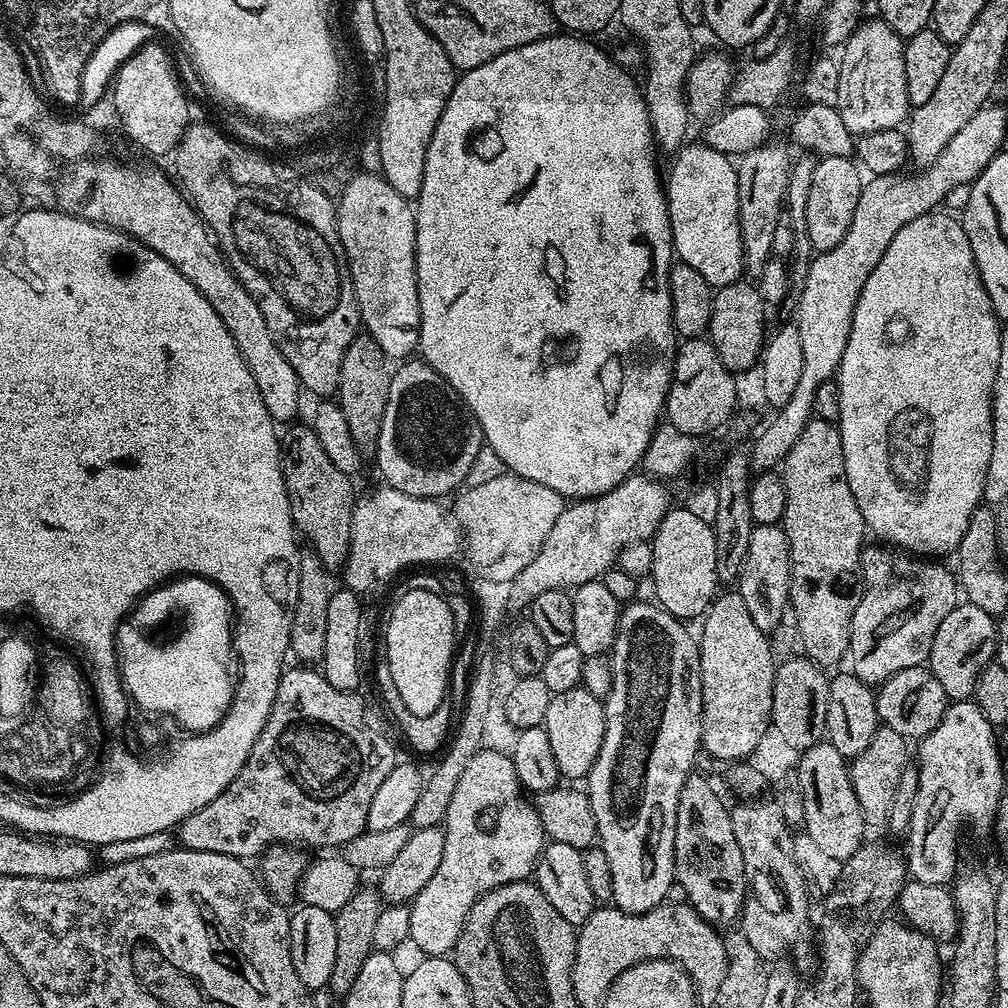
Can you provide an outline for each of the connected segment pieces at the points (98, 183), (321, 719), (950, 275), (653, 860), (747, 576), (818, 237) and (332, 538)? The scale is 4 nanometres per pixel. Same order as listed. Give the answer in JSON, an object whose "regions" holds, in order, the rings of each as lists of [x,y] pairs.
{"regions":[[[[96,159],[69,163],[68,169],[60,177],[55,177],[59,211],[125,232],[139,244],[162,254],[162,258],[166,258],[166,262],[170,262],[178,274],[186,274],[186,278],[198,286],[202,298],[214,306],[218,318],[226,322],[226,330],[230,330],[250,374],[254,374],[258,394],[262,394],[262,402],[266,402],[266,410],[273,420],[295,421],[302,397],[298,374],[294,374],[294,366],[286,362],[286,354],[282,354],[282,350],[278,350],[272,341],[270,326],[266,326],[266,318],[262,318],[258,302],[254,302],[246,286],[242,286],[242,282],[233,274],[219,244],[214,242],[212,233],[186,199],[185,193],[160,172],[143,172],[128,164]]],[[[295,666],[289,670],[281,671],[280,685],[274,698],[274,706],[270,710],[270,718],[266,718],[266,726],[262,726],[262,734],[258,734],[258,742],[254,742],[254,750],[250,750],[250,758],[246,758],[246,766],[238,770],[238,778],[214,798],[202,810],[190,814],[178,825],[178,840],[181,845],[190,850],[202,850],[203,852],[213,852],[214,854],[226,854],[239,860],[251,861],[251,856],[255,858],[263,857],[265,851],[273,846],[299,846],[301,849],[324,848],[320,850],[336,850],[350,838],[354,838],[358,833],[365,831],[368,827],[366,814],[370,814],[370,801],[374,799],[374,794],[378,791],[378,785],[386,779],[386,774],[394,770],[398,763],[398,756],[392,749],[392,744],[384,736],[379,736],[374,729],[368,725],[368,720],[364,717],[364,704],[359,700],[356,692],[347,692],[346,690],[334,690],[330,682],[326,682],[323,671],[317,670],[312,666]]],[[[933,210],[925,216],[914,218],[914,222],[906,222],[906,226],[902,226],[898,234],[894,234],[894,242],[886,246],[886,254],[882,254],[878,266],[874,266],[874,274],[866,278],[866,286],[862,286],[862,294],[858,294],[858,302],[854,306],[850,342],[846,342],[846,354],[842,354],[838,373],[840,386],[838,427],[842,438],[846,478],[850,482],[854,502],[858,502],[858,510],[862,510],[865,529],[871,535],[873,532],[874,535],[881,536],[884,539],[881,541],[885,545],[895,546],[921,558],[944,558],[940,556],[946,555],[947,552],[948,555],[955,553],[959,548],[962,534],[966,534],[966,526],[970,526],[973,514],[981,507],[984,499],[986,466],[990,466],[992,387],[998,374],[1001,327],[1001,321],[990,302],[990,294],[986,294],[986,286],[976,265],[976,254],[970,246],[970,238],[966,238],[964,225],[947,211]]],[[[655,602],[649,604],[632,604],[623,609],[620,614],[620,625],[616,631],[616,643],[610,653],[612,661],[612,689],[604,700],[606,714],[606,734],[602,742],[602,750],[598,750],[598,758],[586,777],[586,791],[592,799],[592,809],[596,819],[596,835],[598,846],[606,854],[610,862],[610,874],[614,874],[614,894],[611,903],[624,912],[642,914],[665,903],[667,891],[676,879],[676,863],[674,862],[674,834],[678,818],[678,794],[682,794],[682,786],[693,771],[696,755],[701,755],[702,745],[702,682],[700,681],[700,645],[695,635],[688,633],[689,625],[685,621],[671,616],[666,609]]],[[[779,523],[772,525],[757,524],[750,534],[749,549],[746,550],[744,564],[738,575],[738,591],[742,602],[746,602],[746,610],[750,610],[750,618],[754,618],[754,626],[766,634],[780,624],[784,612],[789,611],[790,601],[788,587],[792,581],[792,559],[788,553],[788,539]]],[[[826,156],[817,159],[809,198],[806,201],[806,230],[812,247],[817,253],[828,252],[834,246],[838,246],[838,242],[842,242],[842,237],[846,235],[846,230],[850,230],[850,222],[854,219],[854,206],[858,206],[862,187],[860,176],[862,177],[861,169],[847,156]]],[[[296,422],[288,433],[282,436],[282,463],[284,465],[284,485],[292,511],[292,522],[297,533],[304,536],[307,543],[322,558],[325,568],[329,570],[343,569],[348,560],[350,550],[350,526],[352,525],[352,508],[356,505],[357,493],[352,493],[353,477],[342,474],[326,450],[322,450],[322,442],[318,442],[318,434],[307,423]]]]}

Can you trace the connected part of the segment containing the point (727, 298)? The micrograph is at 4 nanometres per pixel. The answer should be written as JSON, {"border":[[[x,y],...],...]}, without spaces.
{"border":[[[741,278],[724,288],[715,289],[707,335],[718,350],[718,358],[722,358],[729,372],[737,374],[748,368],[757,367],[766,343],[764,312],[766,312],[766,305],[763,298],[759,296],[757,285],[747,279]]]}

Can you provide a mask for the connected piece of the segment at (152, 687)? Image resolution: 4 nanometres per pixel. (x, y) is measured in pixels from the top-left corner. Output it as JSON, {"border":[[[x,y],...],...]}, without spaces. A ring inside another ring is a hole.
{"border":[[[188,575],[188,584],[172,584],[172,588],[164,588],[164,592],[156,590],[152,600],[144,600],[144,608],[136,612],[136,620],[120,632],[120,648],[124,648],[124,680],[128,680],[128,688],[132,688],[132,696],[140,701],[145,714],[161,712],[164,716],[173,716],[188,734],[209,732],[224,717],[232,701],[234,676],[228,673],[228,663],[234,660],[234,609],[224,589],[213,580],[205,580],[202,576]],[[172,608],[184,608],[184,636],[176,640],[176,644],[168,644],[168,648],[156,648],[156,644],[148,644],[144,640],[144,632],[140,632],[140,624],[156,624],[156,620],[164,620]]]}

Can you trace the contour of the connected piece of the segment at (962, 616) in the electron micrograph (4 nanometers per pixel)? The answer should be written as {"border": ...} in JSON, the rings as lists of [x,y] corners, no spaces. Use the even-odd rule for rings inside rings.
{"border":[[[960,602],[938,625],[938,634],[934,634],[926,664],[932,669],[934,678],[938,678],[942,690],[946,690],[949,701],[971,700],[975,697],[976,683],[982,670],[993,663],[995,655],[996,617],[986,614],[986,610],[979,606]]]}

